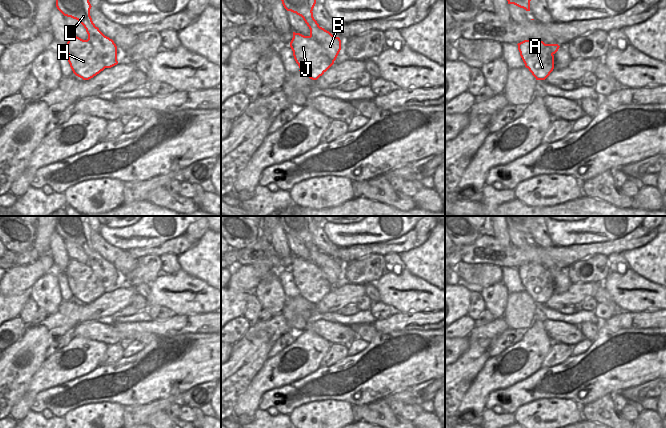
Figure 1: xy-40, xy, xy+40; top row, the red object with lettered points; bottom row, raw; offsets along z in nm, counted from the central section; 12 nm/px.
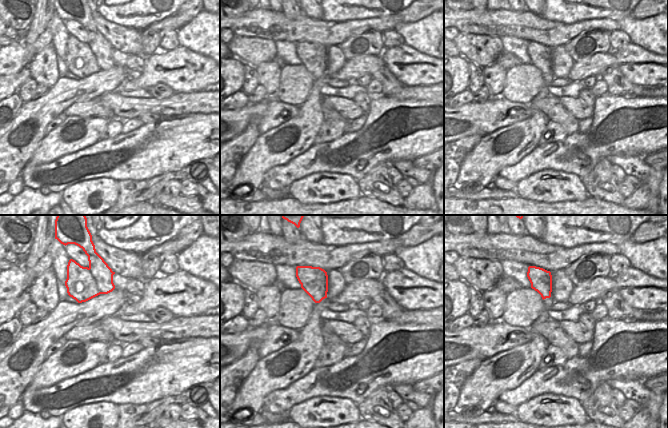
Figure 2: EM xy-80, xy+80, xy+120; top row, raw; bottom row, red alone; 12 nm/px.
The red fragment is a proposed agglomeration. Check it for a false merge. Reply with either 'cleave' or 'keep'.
keep

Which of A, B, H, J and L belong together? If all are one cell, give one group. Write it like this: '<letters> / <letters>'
A B H J L

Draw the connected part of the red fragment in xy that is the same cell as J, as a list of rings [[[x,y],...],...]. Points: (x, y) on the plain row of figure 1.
[[[280,216],[280,223],[284,232],[301,240],[310,253],[309,260],[293,256],[290,271],[293,275],[294,283],[300,292],[299,295],[310,303],[317,304],[334,288],[341,274],[341,264],[320,251],[314,243],[312,235],[316,228],[316,223],[313,221],[312,216]]]

